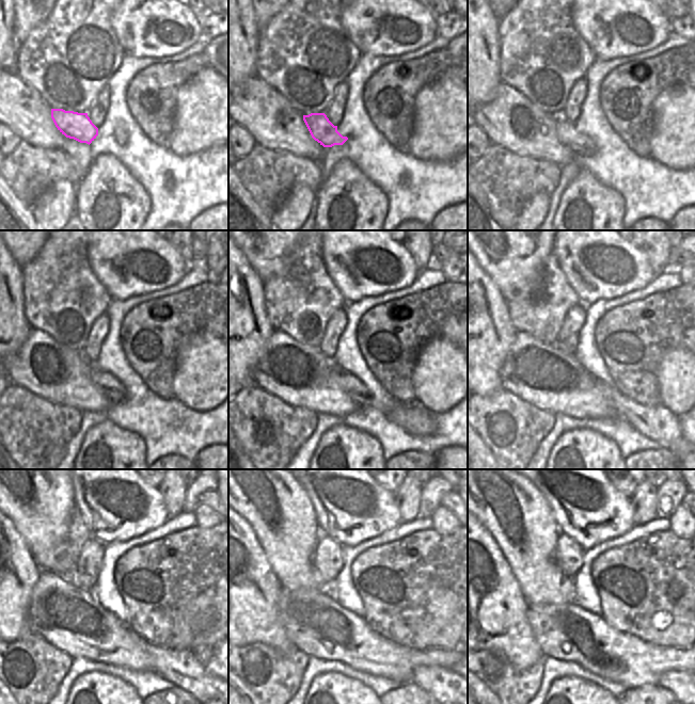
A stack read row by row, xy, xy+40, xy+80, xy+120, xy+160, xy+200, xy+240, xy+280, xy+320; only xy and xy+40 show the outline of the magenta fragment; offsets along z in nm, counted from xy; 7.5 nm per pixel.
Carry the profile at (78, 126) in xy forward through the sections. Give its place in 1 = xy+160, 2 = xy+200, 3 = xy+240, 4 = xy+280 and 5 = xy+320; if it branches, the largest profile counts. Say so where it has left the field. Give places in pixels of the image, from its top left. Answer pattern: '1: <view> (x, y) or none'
1: xy+160 (349, 383)
2: xy+200 (656, 422)
3: xy+240 (183, 668)
4: xy+280 (444, 685)
5: xy+320 (684, 686)

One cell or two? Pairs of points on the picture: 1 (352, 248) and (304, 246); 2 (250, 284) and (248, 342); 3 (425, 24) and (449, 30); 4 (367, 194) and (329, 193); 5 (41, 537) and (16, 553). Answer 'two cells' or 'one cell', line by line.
1: two cells
2: one cell
3: two cells
4: one cell
5: two cells

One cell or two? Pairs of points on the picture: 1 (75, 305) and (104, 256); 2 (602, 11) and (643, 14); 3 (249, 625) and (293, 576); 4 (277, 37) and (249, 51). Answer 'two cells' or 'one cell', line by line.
1: two cells
2: one cell
3: two cells
4: two cells

